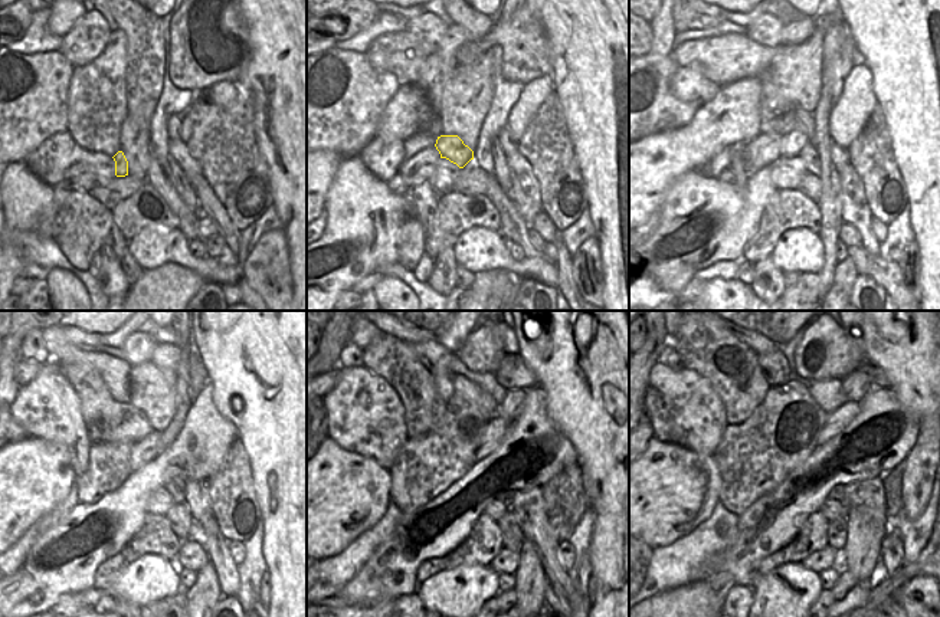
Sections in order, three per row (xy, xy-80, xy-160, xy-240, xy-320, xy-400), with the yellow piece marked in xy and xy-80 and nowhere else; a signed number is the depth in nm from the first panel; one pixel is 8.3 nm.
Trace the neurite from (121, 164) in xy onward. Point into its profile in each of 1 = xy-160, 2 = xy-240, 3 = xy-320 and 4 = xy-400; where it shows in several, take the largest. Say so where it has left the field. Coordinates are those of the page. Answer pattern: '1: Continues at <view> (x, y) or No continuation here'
1: Continues at xy-160 (796, 127)
2: Continues at xy-240 (170, 433)
3: Continues at xy-320 (513, 403)
4: Continues at xy-400 (857, 384)

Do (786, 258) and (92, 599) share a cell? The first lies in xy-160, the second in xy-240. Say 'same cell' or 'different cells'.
same cell

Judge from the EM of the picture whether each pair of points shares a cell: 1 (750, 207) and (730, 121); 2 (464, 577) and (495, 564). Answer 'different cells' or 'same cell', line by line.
1: different cells
2: different cells

